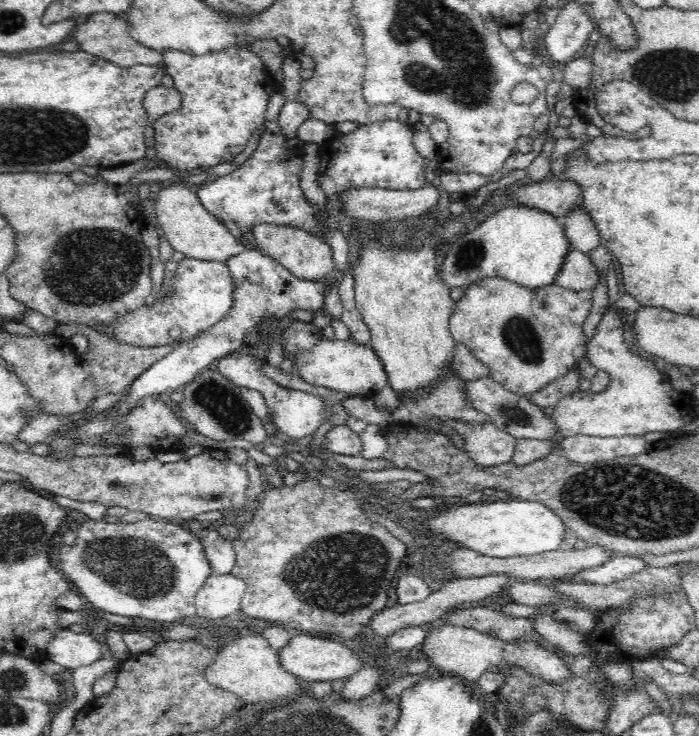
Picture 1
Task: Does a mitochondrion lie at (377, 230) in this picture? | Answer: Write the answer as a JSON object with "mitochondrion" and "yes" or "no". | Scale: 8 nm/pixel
{"mitochondrion":"no"}

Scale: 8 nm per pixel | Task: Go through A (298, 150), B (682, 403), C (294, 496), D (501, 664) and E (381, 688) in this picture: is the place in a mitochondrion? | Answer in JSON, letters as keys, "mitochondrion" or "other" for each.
{"A":"other","B":"other","C":"other","D":"other","E":"other"}

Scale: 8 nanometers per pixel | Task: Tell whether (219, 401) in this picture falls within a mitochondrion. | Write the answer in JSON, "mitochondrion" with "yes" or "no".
{"mitochondrion":"yes"}

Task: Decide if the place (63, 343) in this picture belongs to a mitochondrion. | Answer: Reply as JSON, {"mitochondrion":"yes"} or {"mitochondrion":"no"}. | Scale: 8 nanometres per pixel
{"mitochondrion":"no"}

